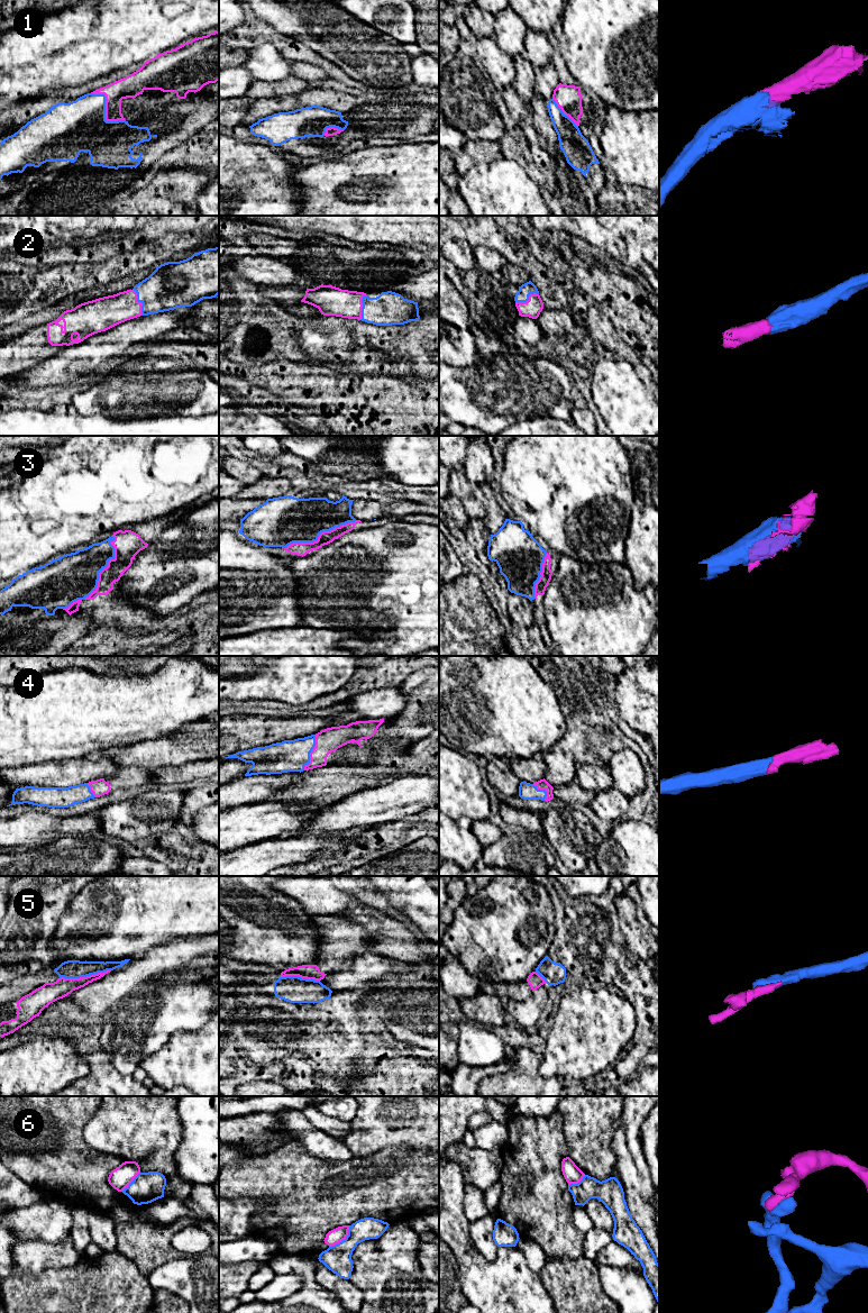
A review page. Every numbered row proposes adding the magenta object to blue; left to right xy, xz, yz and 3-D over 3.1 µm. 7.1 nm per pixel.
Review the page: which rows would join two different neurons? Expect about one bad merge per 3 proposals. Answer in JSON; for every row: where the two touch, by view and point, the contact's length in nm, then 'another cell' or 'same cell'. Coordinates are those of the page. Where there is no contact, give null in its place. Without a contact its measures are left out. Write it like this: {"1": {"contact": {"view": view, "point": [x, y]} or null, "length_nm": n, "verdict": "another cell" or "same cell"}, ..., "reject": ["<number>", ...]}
{"1": {"contact": {"view": "xy", "point": [104, 110]}, "length_nm": 320, "verdict": "same cell"}, "2": {"contact": {"view": "xy", "point": [139, 301]}, "length_nm": 200, "verdict": "same cell"}, "3": {"contact": {"view": "xz", "point": [319, 534]}, "length_nm": 550, "verdict": "same cell"}, "4": {"contact": {"view": "xz", "point": [310, 751]}, "length_nm": 280, "verdict": "same cell"}, "5": {"contact": {"view": "xy", "point": [84, 976]}, "length_nm": 380, "verdict": "another cell"}, "6": {"contact": {"view": "xz", "point": [343, 1240]}, "length_nm": 220, "verdict": "another cell"}, "reject": ["5", "6"]}

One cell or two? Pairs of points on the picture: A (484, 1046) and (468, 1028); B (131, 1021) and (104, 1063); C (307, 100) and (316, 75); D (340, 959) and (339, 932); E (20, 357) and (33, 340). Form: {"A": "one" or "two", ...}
{"A": "one", "B": "two", "C": "two", "D": "one", "E": "one"}

